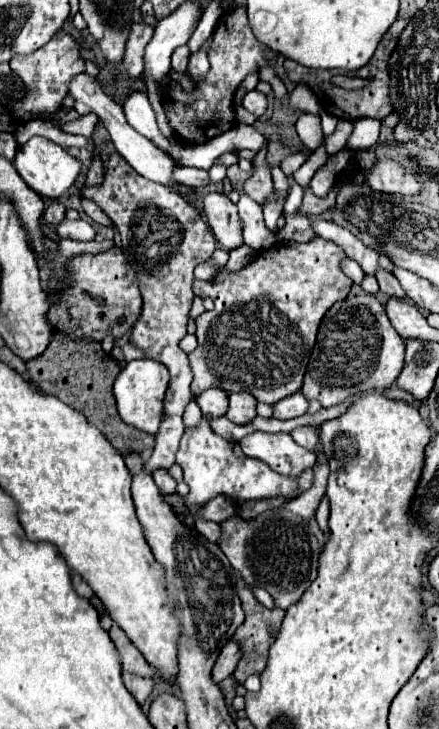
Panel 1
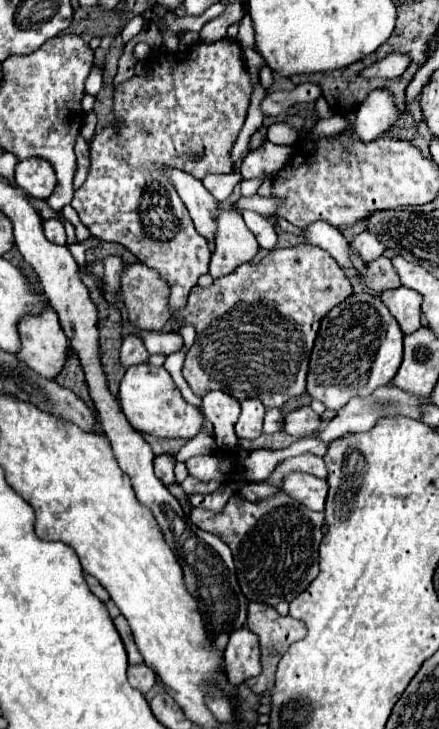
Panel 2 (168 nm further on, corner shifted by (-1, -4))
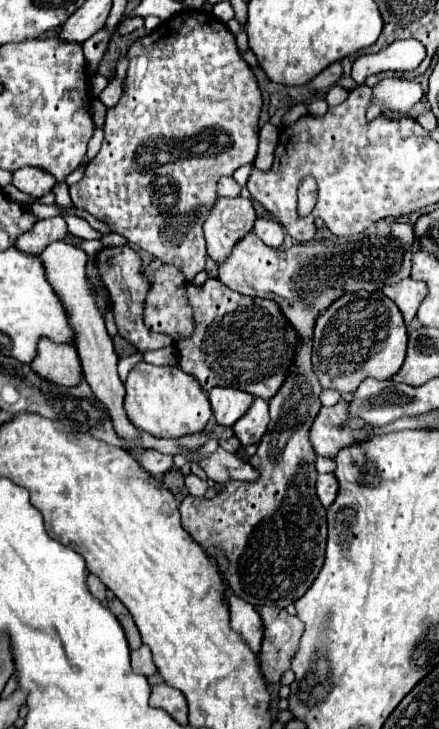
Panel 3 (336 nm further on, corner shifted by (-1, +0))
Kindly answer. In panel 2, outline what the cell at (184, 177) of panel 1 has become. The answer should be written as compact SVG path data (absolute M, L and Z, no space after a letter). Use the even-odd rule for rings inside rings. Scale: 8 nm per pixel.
M231 172L231 174L213 174L213 176L205 176L203 178L203 186L219 200L219 202L223 202L223 200L227 200L229 196L231 196L231 192L233 192L233 188L241 182L241 174L239 172Z

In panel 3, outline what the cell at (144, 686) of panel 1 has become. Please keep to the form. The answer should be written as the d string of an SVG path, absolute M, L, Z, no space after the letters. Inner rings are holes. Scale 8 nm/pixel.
M143 644L139 650L133 650L131 652L131 666L133 666L133 670L137 672L137 674L141 674L141 676L153 676L157 670L155 670L155 664L153 664L153 660L151 660L151 652L149 652L149 648Z

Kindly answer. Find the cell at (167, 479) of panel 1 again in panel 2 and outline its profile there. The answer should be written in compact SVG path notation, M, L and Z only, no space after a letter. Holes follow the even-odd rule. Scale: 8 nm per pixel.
M169 454L155 456L155 476L157 476L165 486L169 486L169 484L175 482L173 466L175 466L175 458L173 458L173 456L169 456Z

